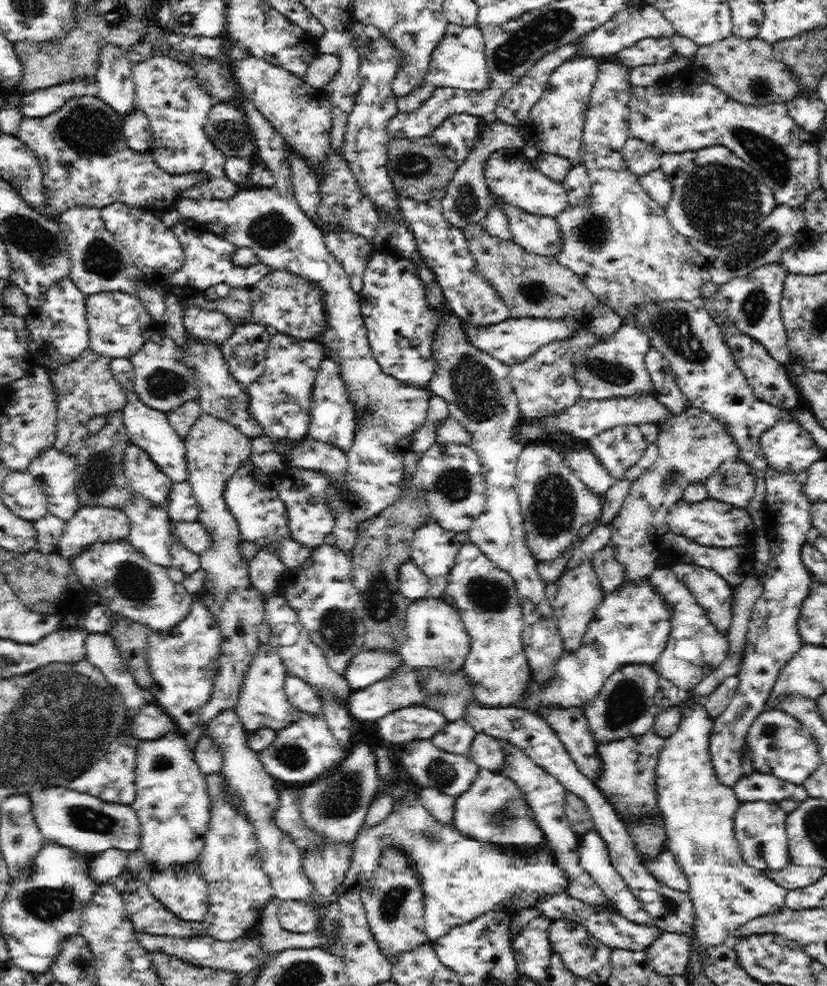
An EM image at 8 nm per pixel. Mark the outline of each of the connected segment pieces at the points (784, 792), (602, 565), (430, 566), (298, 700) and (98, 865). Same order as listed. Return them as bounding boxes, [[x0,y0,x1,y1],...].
[[733,771,810,805],[591,542,625,595],[410,520,461,598],[284,674,324,717],[88,849,128,883]]

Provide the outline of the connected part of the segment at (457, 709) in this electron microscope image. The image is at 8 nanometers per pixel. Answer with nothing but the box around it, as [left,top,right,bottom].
[346,665,476,722]

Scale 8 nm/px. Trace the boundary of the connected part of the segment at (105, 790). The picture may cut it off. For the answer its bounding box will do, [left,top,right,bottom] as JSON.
[65,736,141,805]

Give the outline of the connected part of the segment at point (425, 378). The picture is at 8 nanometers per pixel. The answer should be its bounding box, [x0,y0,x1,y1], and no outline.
[359,253,441,390]

